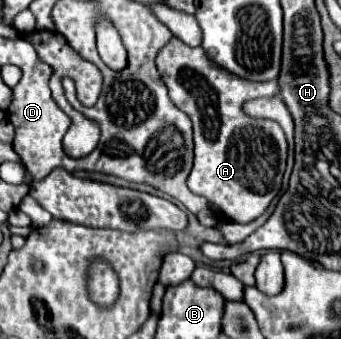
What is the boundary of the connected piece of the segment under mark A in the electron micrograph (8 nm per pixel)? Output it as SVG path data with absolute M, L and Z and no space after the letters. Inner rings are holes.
M171 38L171 42L157 54L157 70L167 84L169 98L173 104L189 114L193 128L195 128L195 164L189 174L189 188L211 200L223 214L225 220L235 220L235 222L251 222L259 218L271 200L277 196L281 190L281 180L285 172L285 160L287 160L287 140L281 130L281 126L275 120L265 120L265 118L251 118L243 112L243 104L253 98L263 98L263 96L275 96L279 94L277 82L251 82L245 78L239 78L225 68L217 66L207 58L207 54L201 48L191 48L183 44L179 38Z

